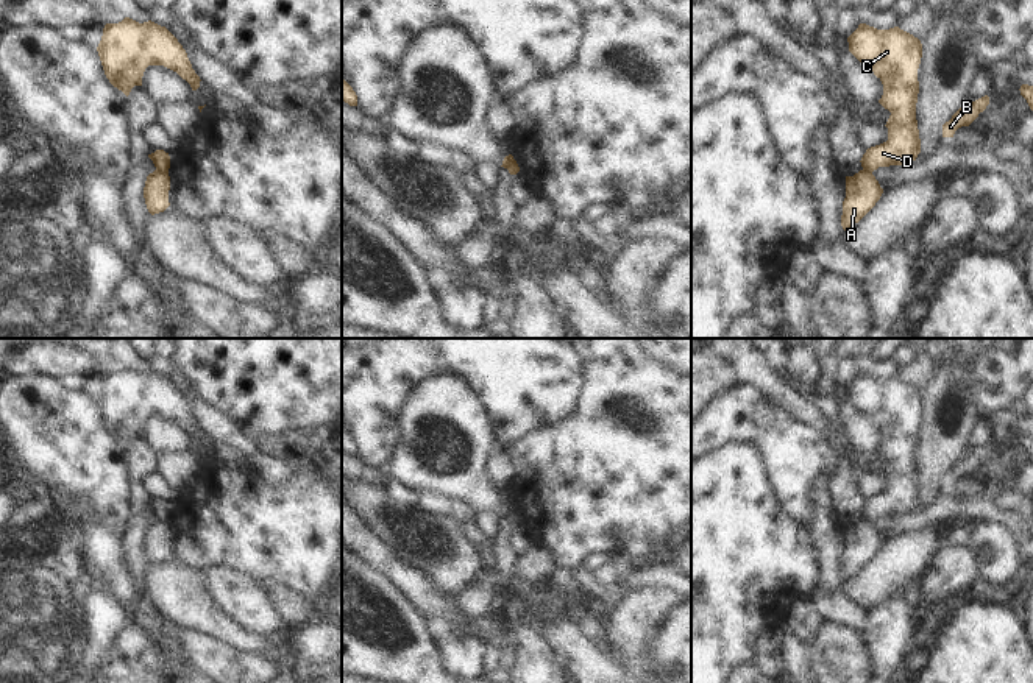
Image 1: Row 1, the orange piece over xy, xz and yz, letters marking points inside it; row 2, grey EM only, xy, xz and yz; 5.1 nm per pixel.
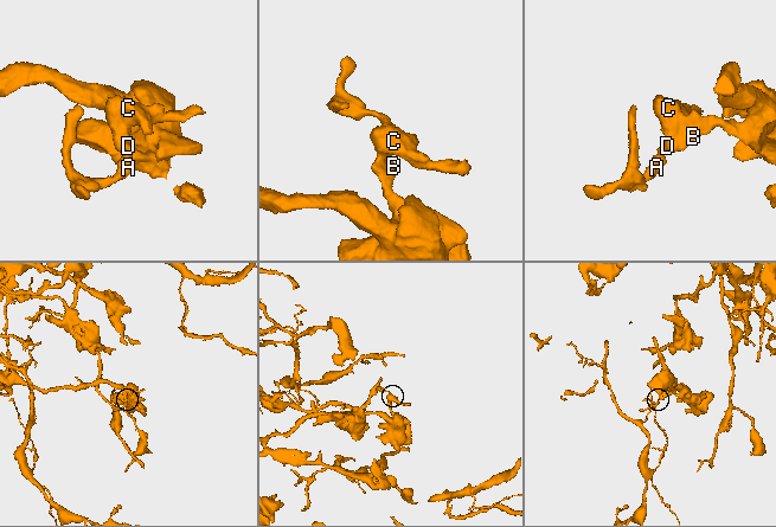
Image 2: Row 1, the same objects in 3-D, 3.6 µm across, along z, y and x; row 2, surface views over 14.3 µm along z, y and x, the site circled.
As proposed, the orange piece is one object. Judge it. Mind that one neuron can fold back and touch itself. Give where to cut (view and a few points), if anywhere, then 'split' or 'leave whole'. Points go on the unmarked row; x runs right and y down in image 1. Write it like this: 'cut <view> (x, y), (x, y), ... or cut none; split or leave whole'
cut xy (156, 518), (167, 523); split

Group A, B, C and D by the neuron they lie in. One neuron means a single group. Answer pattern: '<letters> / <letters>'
A / B C D

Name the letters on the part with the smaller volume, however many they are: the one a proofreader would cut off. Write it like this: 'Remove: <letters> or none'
Remove: A

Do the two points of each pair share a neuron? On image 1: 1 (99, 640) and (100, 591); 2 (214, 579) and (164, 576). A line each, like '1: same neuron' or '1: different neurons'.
1: same neuron
2: different neurons

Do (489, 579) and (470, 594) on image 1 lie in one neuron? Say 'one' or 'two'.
one

